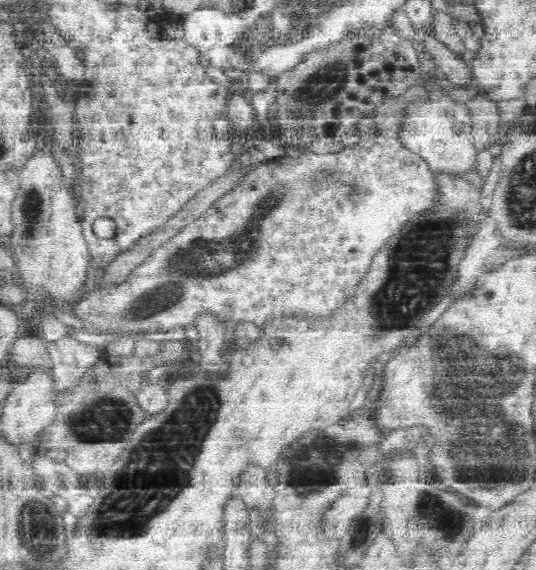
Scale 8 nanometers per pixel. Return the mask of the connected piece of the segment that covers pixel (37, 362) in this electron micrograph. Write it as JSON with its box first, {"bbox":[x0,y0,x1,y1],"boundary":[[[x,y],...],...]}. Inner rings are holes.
{"bbox":[7,331,54,372],"boundary":[[[23,331],[19,335],[10,346],[7,359],[14,360],[19,367],[28,366],[34,372],[51,372],[54,368],[54,361],[46,343],[33,332]]]}

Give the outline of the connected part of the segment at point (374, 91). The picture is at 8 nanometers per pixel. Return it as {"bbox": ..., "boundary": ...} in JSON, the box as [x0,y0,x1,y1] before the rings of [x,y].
{"bbox":[274,19,425,148],"boundary":[[[392,19],[385,20],[376,32],[366,33],[366,28],[355,28],[342,40],[331,41],[325,47],[312,49],[302,56],[294,66],[278,74],[278,90],[276,103],[279,111],[274,124],[278,125],[281,142],[294,148],[310,148],[316,143],[316,134],[326,134],[326,138],[334,138],[334,144],[350,138],[356,132],[356,126],[364,118],[372,118],[386,100],[394,100],[402,96],[425,78],[420,69],[420,60],[414,52],[412,44],[400,39],[398,30]]]}

